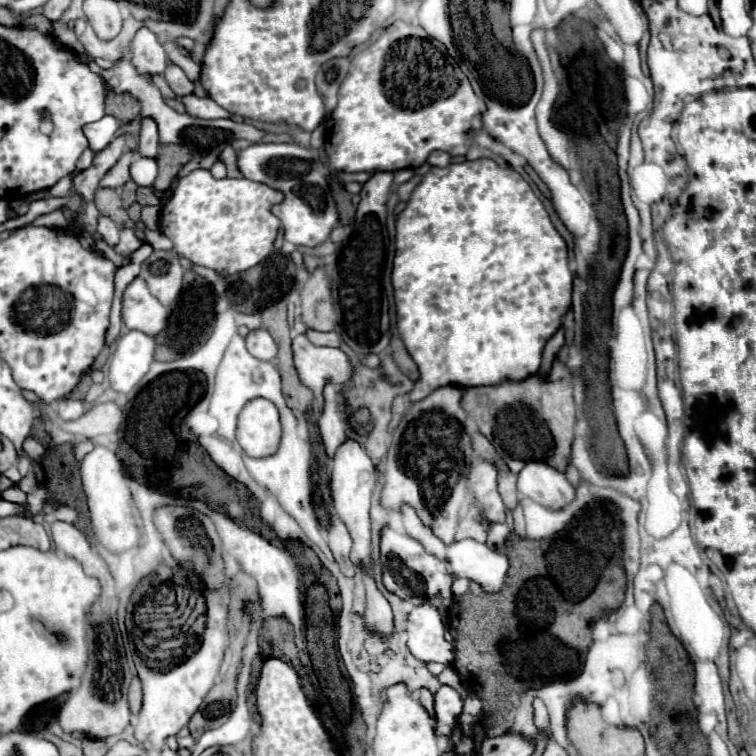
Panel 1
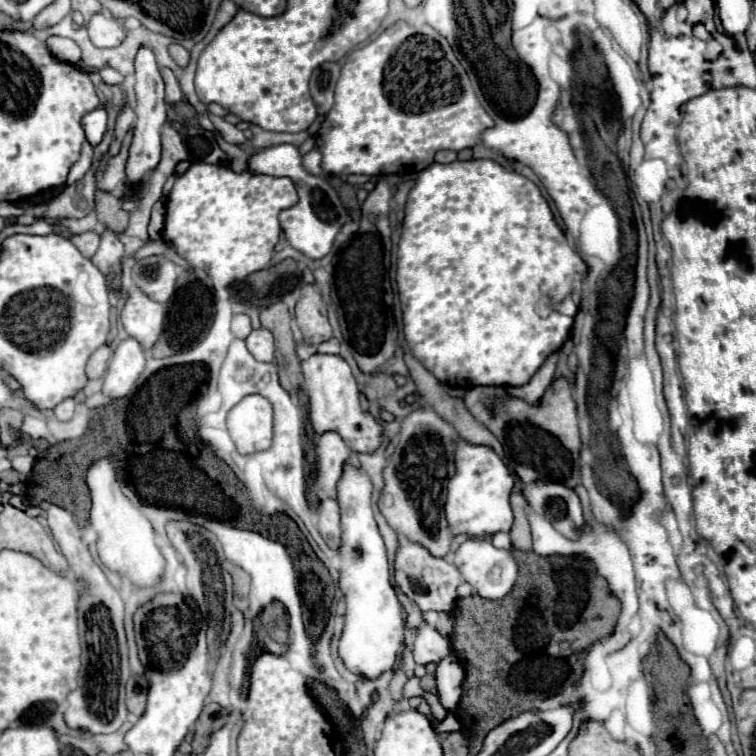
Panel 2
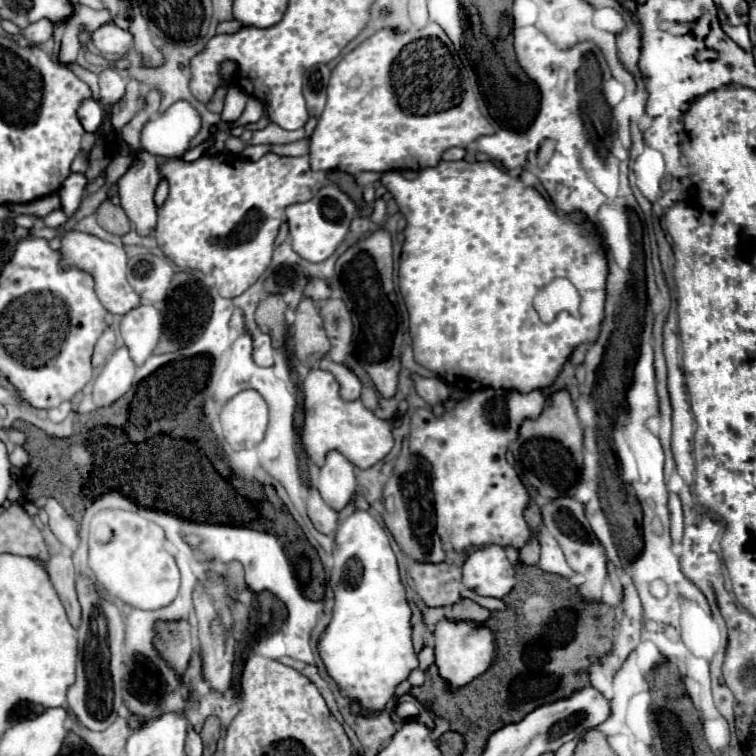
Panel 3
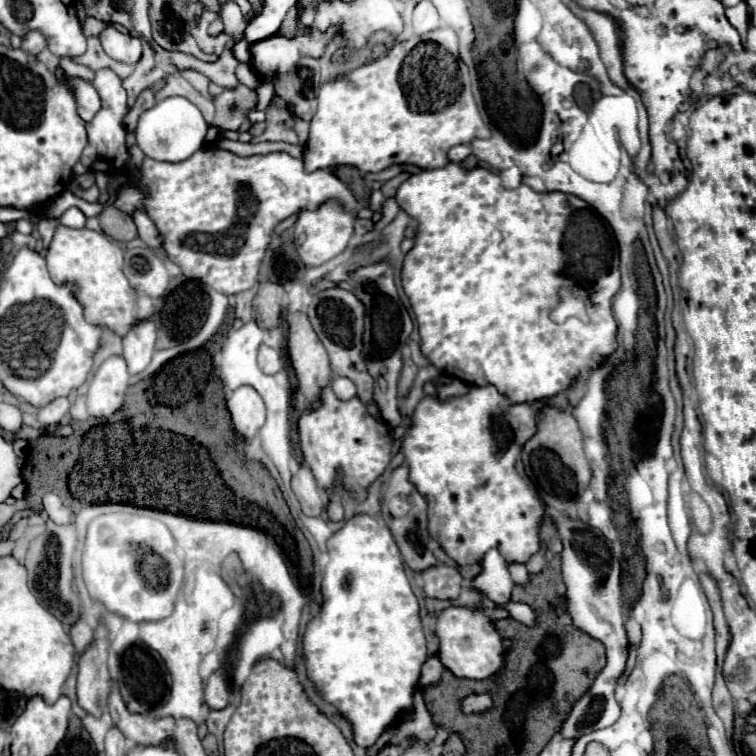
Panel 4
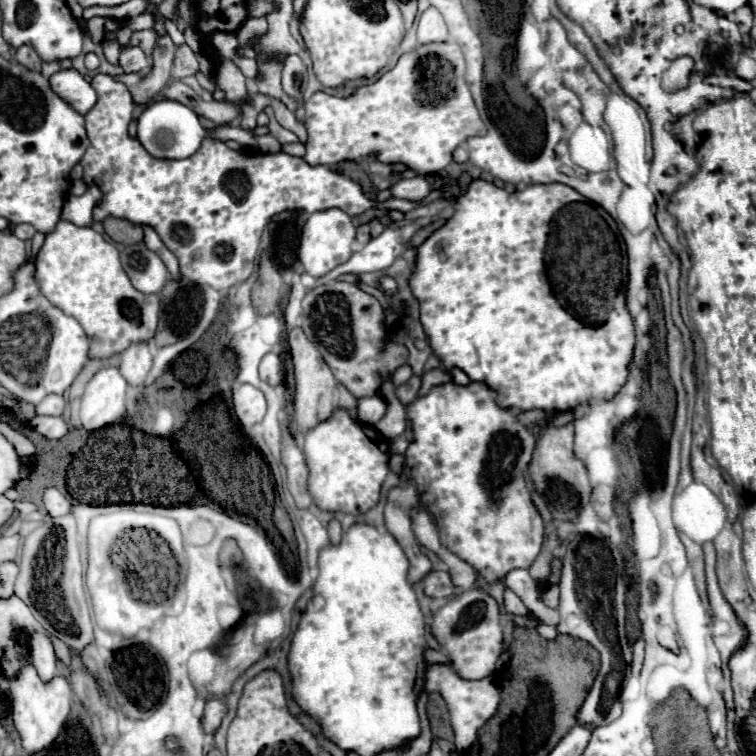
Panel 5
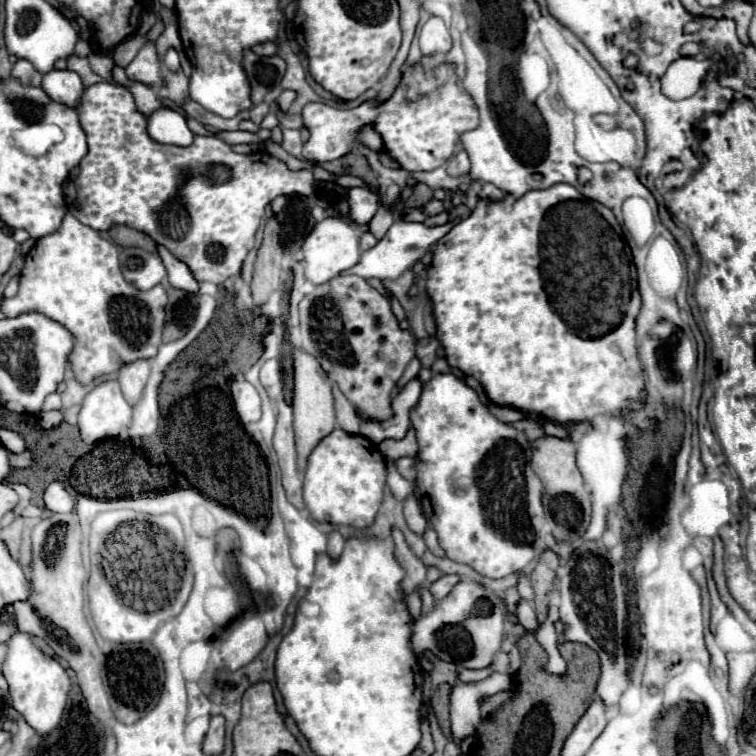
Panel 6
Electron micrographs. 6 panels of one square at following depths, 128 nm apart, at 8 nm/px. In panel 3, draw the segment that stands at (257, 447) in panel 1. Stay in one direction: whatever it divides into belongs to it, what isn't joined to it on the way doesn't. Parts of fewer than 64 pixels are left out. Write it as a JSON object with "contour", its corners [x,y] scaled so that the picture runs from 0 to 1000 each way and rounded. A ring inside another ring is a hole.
{"contour":[[[339,516],[312,521],[291,548],[299,585],[310,595],[339,590],[349,582],[354,563],[352,529]]]}

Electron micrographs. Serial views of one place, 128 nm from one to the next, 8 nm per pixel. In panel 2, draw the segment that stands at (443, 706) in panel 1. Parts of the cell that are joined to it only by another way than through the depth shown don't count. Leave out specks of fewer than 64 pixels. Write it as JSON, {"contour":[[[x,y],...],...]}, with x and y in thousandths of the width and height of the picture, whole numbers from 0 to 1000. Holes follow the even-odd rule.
{"contour":[[[595,865],[585,876],[579,876],[577,899],[579,899],[579,923],[582,923],[582,931],[593,942],[603,942],[606,939],[606,929],[608,929],[608,918],[611,918],[614,884],[611,884],[608,873],[601,865]]]}

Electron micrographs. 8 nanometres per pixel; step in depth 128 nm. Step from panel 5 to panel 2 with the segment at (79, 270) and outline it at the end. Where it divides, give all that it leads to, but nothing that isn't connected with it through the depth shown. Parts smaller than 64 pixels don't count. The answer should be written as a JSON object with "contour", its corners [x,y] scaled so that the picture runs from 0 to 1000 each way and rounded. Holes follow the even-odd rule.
{"contour":[[[140,302],[132,310],[132,328],[124,336],[122,347],[132,354],[132,360],[138,360],[138,365],[143,370],[148,370],[148,376],[153,381],[159,378],[156,362],[159,362],[159,352],[161,352],[161,336],[164,336],[164,328],[161,328],[156,310],[148,307],[146,302]]]}

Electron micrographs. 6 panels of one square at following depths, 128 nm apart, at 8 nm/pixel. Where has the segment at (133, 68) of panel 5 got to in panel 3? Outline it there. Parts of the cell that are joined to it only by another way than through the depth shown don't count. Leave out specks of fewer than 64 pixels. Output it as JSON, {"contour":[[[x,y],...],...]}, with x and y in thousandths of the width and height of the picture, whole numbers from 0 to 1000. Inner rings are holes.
{"contour":[[[151,29],[135,32],[119,45],[124,61],[138,71],[156,71],[164,74],[175,63],[175,48],[156,37]]]}

